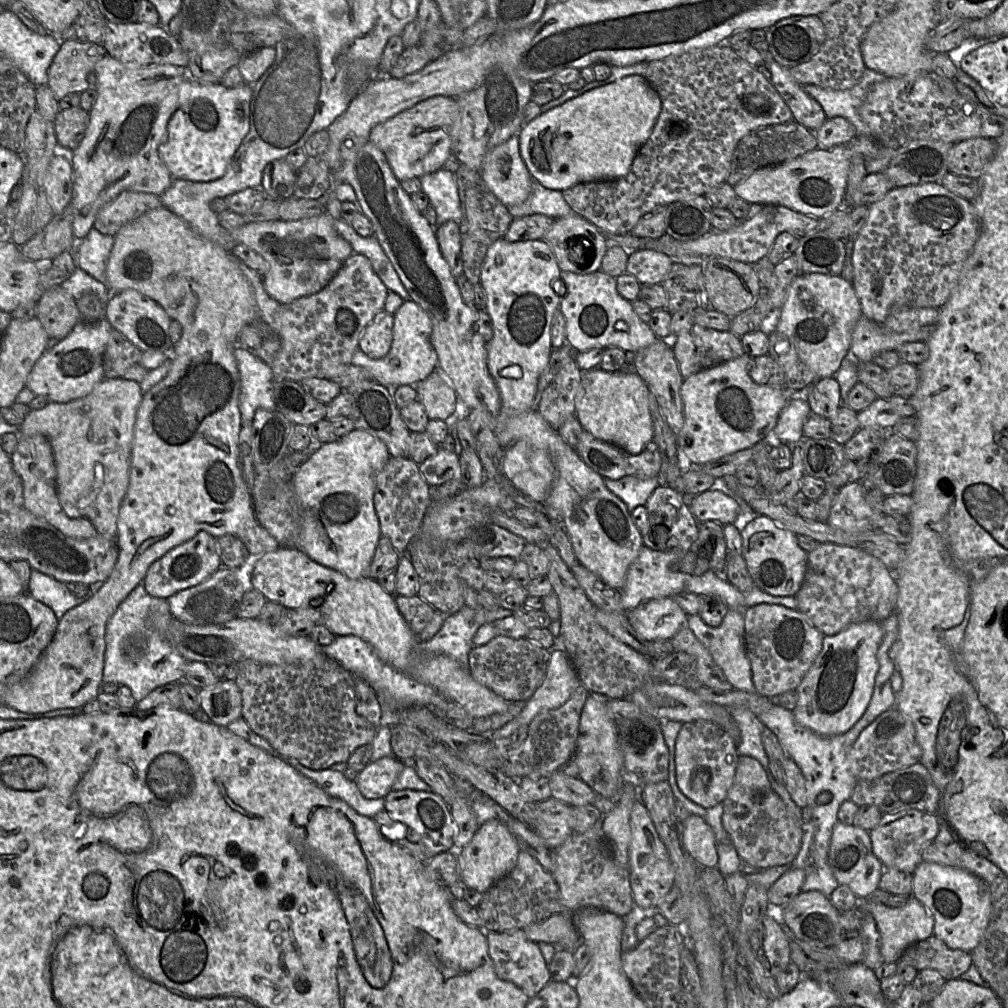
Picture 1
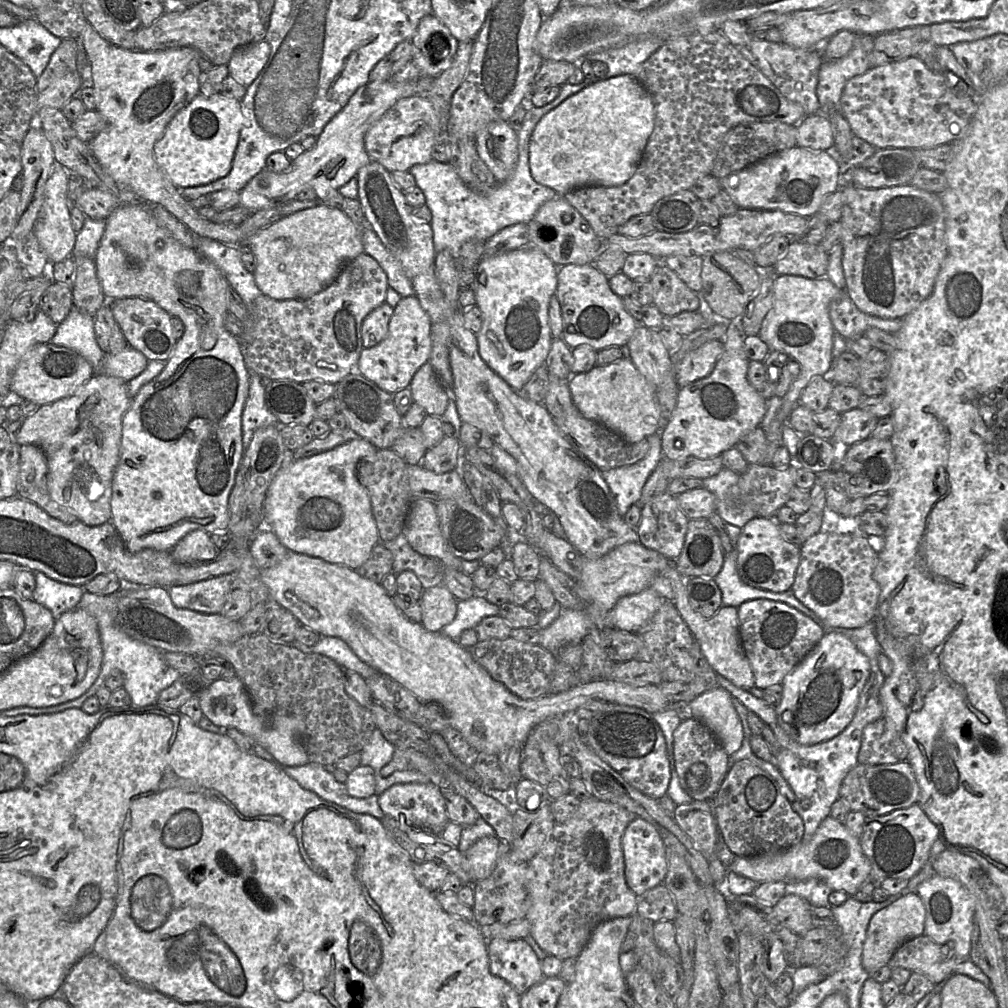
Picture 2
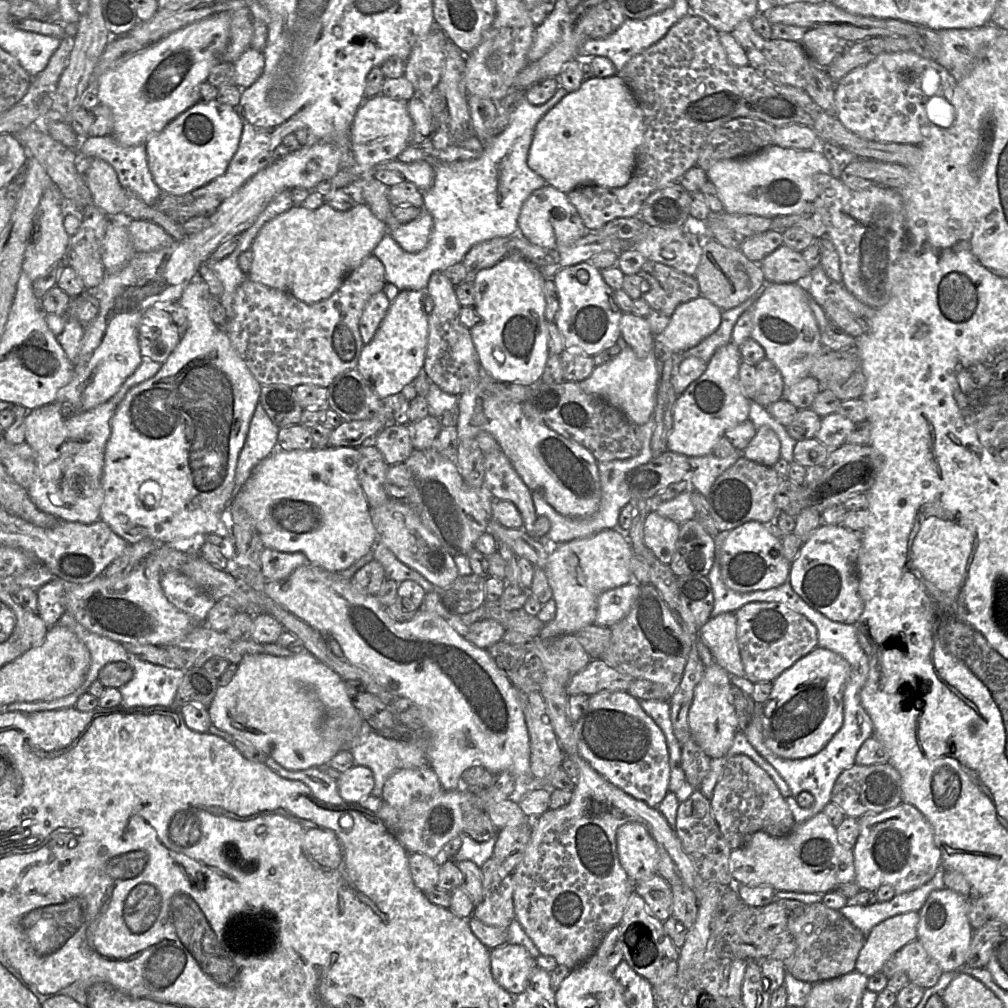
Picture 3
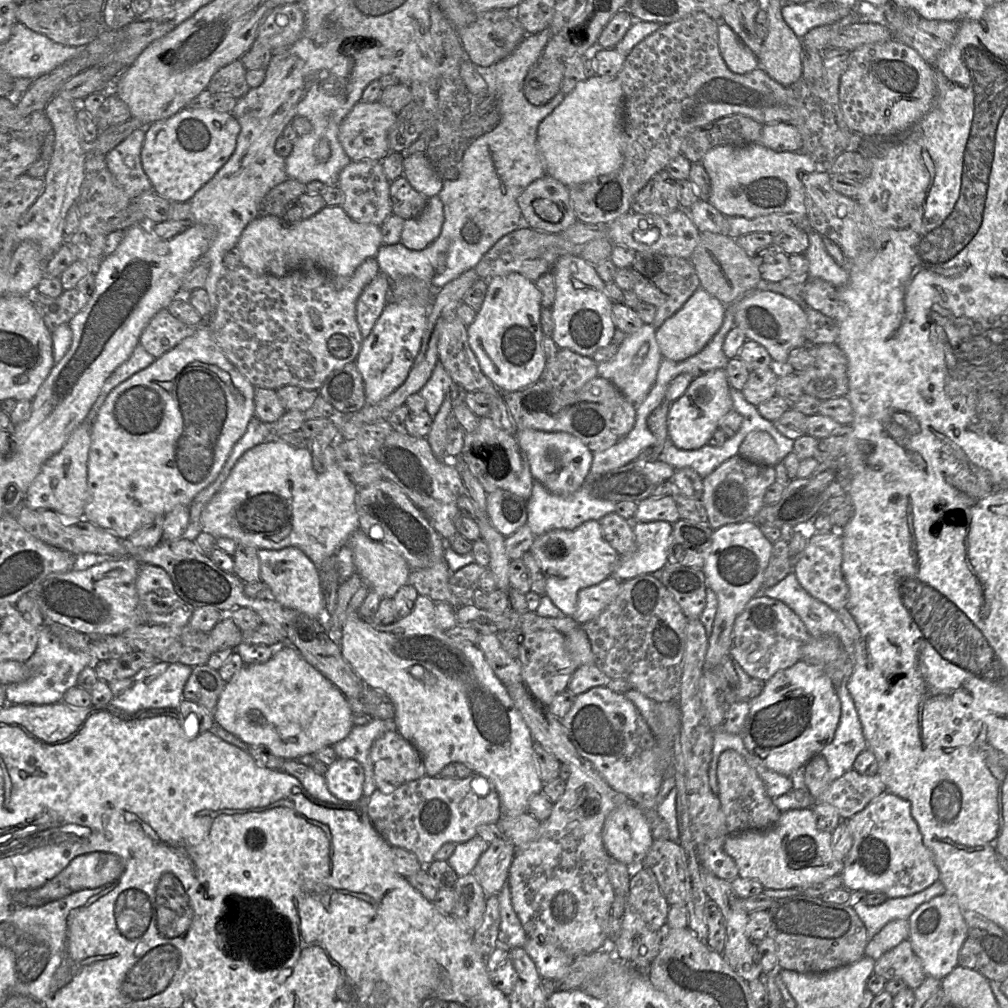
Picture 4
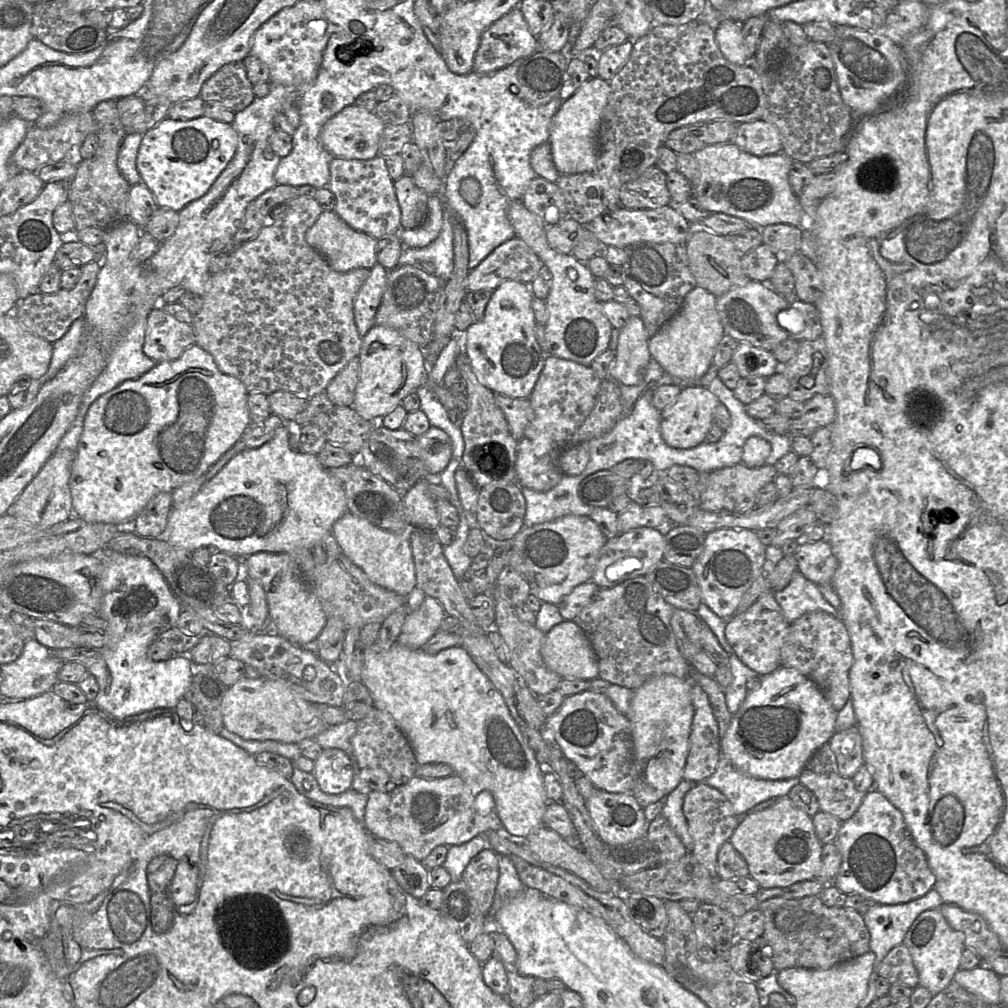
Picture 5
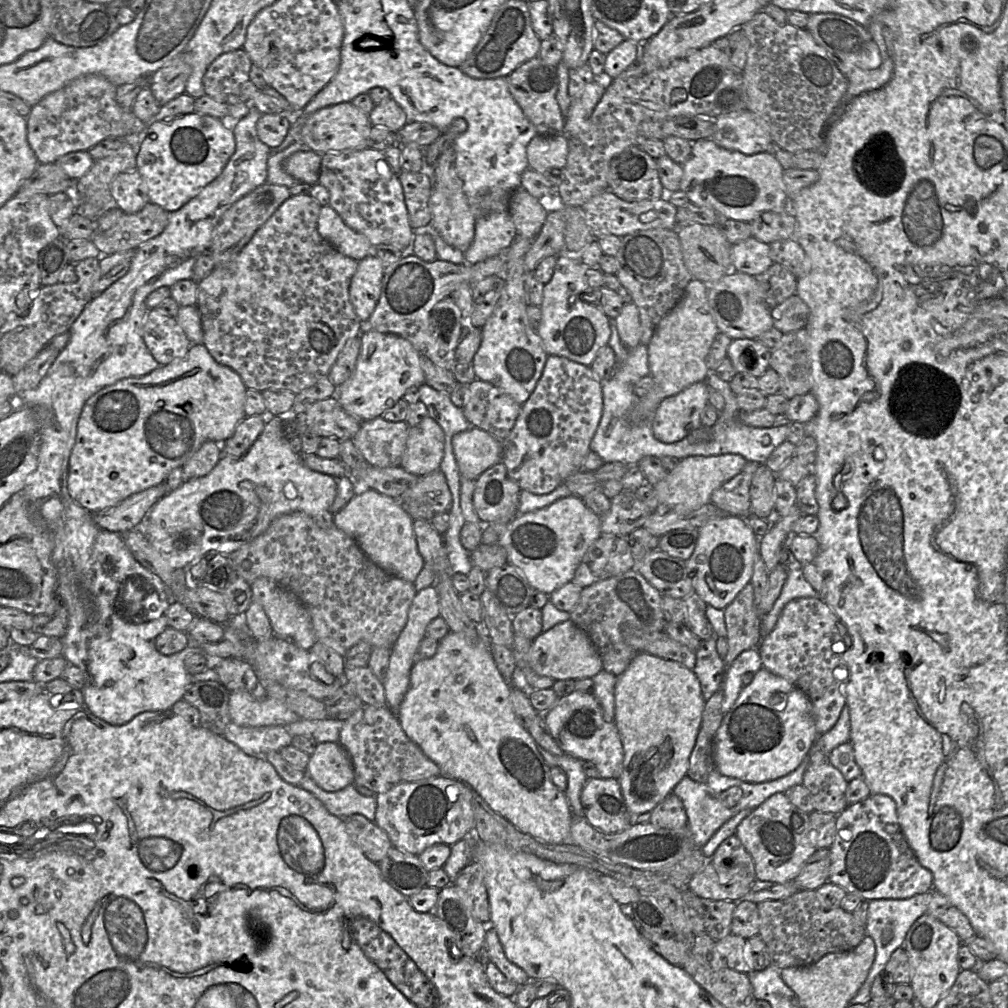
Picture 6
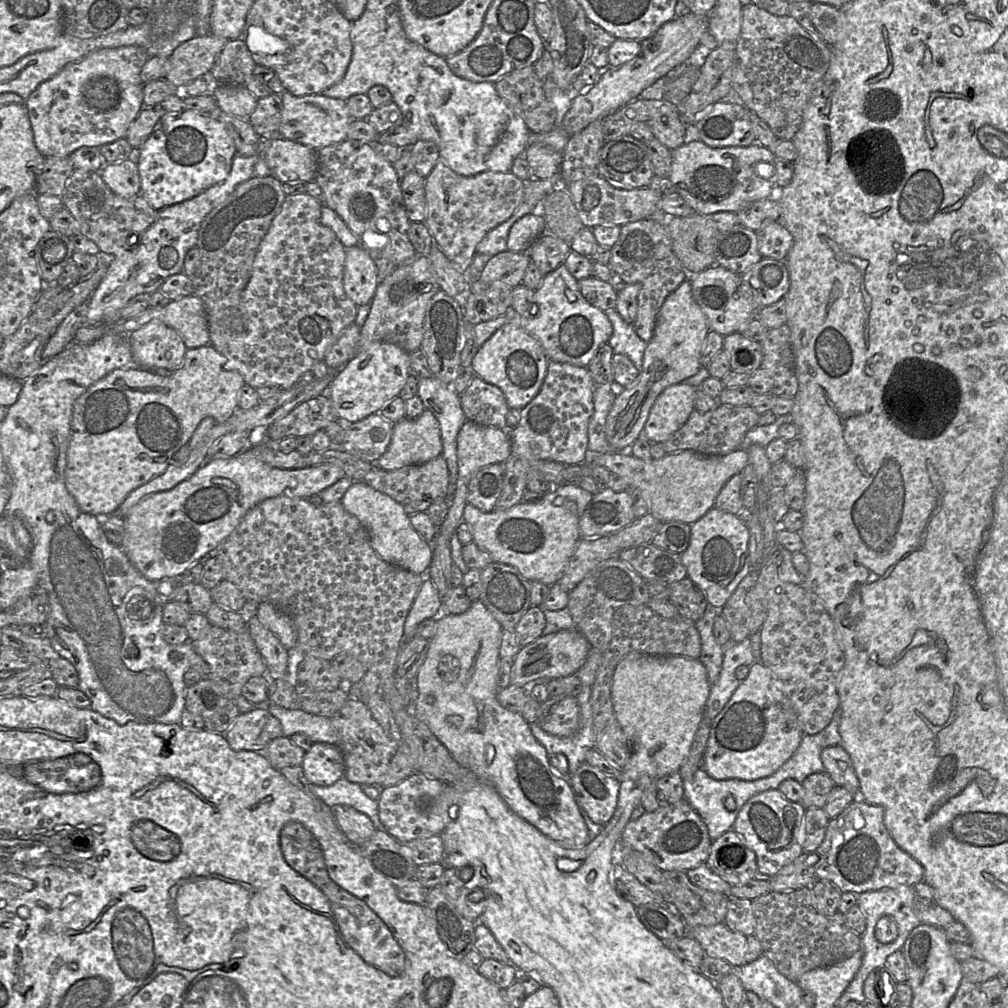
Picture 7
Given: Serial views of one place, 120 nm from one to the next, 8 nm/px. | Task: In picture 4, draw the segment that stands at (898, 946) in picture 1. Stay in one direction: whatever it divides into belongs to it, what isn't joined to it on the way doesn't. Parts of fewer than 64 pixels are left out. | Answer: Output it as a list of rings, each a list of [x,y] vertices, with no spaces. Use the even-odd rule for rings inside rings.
[[[896,919],[888,922],[871,940],[869,940],[865,955],[875,961],[884,953],[896,947],[909,938],[910,927],[907,919]]]

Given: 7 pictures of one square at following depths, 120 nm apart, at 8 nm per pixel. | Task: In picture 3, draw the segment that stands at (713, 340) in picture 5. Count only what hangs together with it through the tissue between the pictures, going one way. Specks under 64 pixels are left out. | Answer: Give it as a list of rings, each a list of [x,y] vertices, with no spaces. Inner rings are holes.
[[[702,295],[680,305],[656,341],[673,353],[696,346],[717,330],[722,310]]]

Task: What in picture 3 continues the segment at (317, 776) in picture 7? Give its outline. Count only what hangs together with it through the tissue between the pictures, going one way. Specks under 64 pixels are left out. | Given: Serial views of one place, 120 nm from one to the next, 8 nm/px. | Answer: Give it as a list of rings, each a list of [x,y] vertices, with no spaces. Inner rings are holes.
[[[361,765],[341,772],[336,782],[338,792],[346,803],[358,803],[368,797],[375,784],[371,769]]]

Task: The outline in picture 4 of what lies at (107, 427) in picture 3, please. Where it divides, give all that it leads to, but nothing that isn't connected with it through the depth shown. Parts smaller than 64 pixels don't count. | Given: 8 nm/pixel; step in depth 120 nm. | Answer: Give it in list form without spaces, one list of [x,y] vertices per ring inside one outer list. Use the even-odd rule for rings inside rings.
[[[83,422],[68,437],[62,449],[42,466],[28,488],[25,503],[32,509],[52,510],[64,525],[77,523],[84,516],[88,497],[88,456],[92,424]]]

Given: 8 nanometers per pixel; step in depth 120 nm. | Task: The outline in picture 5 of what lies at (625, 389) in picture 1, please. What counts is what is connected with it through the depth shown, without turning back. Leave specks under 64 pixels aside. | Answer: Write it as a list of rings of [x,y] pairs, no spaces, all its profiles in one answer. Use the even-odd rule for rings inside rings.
[[[640,316],[629,317],[620,329],[616,357],[609,370],[609,378],[619,385],[637,385],[644,376],[651,359],[649,339]]]

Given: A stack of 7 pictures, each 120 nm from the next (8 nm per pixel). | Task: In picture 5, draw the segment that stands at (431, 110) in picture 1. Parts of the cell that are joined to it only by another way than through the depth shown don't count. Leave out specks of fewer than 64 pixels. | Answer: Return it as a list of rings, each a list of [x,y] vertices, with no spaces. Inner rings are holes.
[[[353,104],[343,108],[324,124],[320,140],[323,148],[334,157],[370,160],[379,154],[379,142],[385,126],[374,112]]]

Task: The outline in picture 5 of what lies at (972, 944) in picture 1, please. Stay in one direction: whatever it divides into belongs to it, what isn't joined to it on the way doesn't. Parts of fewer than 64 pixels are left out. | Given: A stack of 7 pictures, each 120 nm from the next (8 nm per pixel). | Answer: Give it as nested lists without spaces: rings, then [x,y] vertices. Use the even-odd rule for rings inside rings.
[[[939,909],[922,912],[908,929],[903,943],[908,947],[918,971],[919,985],[928,989],[933,996],[944,990],[960,969],[964,949],[964,933],[948,924]]]

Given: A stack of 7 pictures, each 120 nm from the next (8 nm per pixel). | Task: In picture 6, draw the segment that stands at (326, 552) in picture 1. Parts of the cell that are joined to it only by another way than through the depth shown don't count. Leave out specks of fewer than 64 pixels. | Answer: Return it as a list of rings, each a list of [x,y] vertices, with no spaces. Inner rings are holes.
[[[267,417],[263,431],[244,456],[223,456],[209,474],[182,483],[149,510],[137,527],[169,567],[174,570],[184,569],[210,551],[230,555],[264,533],[282,515],[303,512],[314,518],[323,511],[330,511],[337,494],[337,479],[311,470],[303,463],[302,453],[295,453],[290,447],[289,437],[283,431],[283,422],[283,417]]]

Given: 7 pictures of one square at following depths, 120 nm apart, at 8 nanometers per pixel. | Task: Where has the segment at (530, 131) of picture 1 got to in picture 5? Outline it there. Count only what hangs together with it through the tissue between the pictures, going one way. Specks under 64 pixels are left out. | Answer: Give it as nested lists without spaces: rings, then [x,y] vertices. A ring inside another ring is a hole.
[[[590,78],[573,96],[562,102],[552,118],[548,142],[551,145],[553,162],[561,175],[587,173],[596,168],[598,133],[610,93],[609,81]]]

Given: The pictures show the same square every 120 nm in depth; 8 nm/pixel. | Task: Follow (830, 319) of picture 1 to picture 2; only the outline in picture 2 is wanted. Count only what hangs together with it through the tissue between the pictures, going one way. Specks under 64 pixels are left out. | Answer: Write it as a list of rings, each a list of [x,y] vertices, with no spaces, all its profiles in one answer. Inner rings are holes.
[[[777,275],[773,281],[773,307],[765,317],[759,331],[760,338],[770,350],[785,353],[799,364],[799,374],[782,396],[781,408],[769,426],[764,429],[767,439],[765,464],[771,464],[774,453],[782,445],[782,425],[792,409],[799,404],[799,396],[812,377],[824,376],[833,361],[836,331],[831,323],[829,307],[842,290],[828,278],[809,279],[799,275]]]

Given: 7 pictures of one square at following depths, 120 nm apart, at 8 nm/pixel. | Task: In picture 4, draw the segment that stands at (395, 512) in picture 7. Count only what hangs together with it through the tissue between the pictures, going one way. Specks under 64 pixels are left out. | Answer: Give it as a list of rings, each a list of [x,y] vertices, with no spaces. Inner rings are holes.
[[[356,530],[346,545],[352,549],[356,572],[382,599],[393,598],[402,586],[409,584],[411,568],[406,560],[372,541],[362,530]]]

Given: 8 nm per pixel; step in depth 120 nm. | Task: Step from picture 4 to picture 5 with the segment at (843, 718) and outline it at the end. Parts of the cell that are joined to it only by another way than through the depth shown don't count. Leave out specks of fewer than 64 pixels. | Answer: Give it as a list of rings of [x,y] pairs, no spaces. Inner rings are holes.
[[[857,725],[835,732],[828,744],[835,755],[838,772],[842,777],[852,778],[865,764],[863,740]]]

